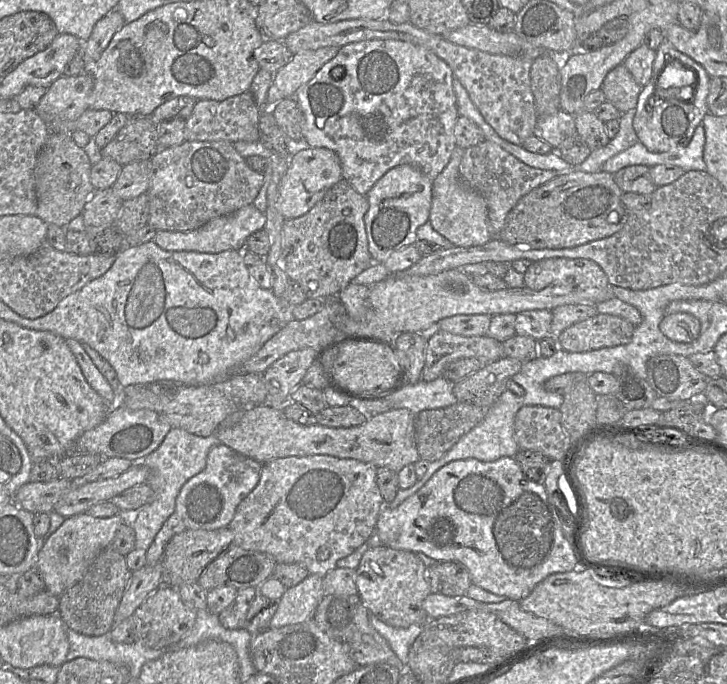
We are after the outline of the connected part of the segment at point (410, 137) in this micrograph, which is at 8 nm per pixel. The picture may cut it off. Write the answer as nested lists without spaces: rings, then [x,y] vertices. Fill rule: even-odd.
[[[377,39],[351,43],[341,47],[337,55],[323,65],[315,76],[303,85],[294,96],[304,115],[302,145],[316,148],[327,148],[335,152],[341,163],[343,178],[362,195],[366,195],[375,183],[389,170],[402,164],[409,164],[418,168],[422,173],[434,181],[448,165],[452,153],[456,148],[454,126],[459,114],[457,109],[457,99],[453,89],[453,79],[453,72],[445,61],[426,48],[410,42]],[[339,66],[344,68],[343,78],[336,80],[332,78],[331,71]]]

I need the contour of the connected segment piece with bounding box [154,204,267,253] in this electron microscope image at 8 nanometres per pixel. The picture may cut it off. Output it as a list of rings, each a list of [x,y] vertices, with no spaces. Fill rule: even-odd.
[[[250,204],[229,215],[214,218],[192,231],[157,231],[154,241],[167,251],[196,251],[202,253],[219,253],[227,250],[243,251],[246,248],[246,241],[249,236],[264,229],[266,220],[266,215],[253,204]]]

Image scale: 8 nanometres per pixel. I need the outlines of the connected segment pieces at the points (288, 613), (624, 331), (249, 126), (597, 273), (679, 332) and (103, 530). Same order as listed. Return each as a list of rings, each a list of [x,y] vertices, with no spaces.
[[[309,574],[299,584],[285,590],[277,601],[277,610],[269,628],[279,628],[312,619],[323,596],[323,577]]]
[[[598,313],[573,324],[556,337],[560,349],[583,353],[628,344],[634,330],[632,323],[619,316]]]
[[[245,92],[225,100],[197,100],[194,109],[186,120],[186,141],[238,141],[254,142],[260,139],[260,107],[250,92]]]
[[[562,257],[533,262],[524,273],[524,283],[525,287],[536,291],[544,288],[577,291],[609,286],[607,275],[594,261]]]
[[[678,312],[665,315],[659,324],[659,329],[674,342],[691,343],[699,337],[701,324],[695,316]]]
[[[86,513],[65,518],[58,529],[45,539],[38,552],[36,567],[42,575],[46,590],[59,598],[78,583],[97,555],[112,545],[118,528],[125,521],[127,515],[122,513],[107,518],[93,517]]]

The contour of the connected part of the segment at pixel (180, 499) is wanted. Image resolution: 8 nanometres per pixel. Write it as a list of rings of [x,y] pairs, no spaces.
[[[218,444],[207,455],[206,466],[203,471],[190,478],[180,489],[176,498],[175,512],[182,518],[186,529],[216,530],[228,527],[234,517],[239,503],[255,488],[262,470],[260,462],[243,456],[228,446]]]

